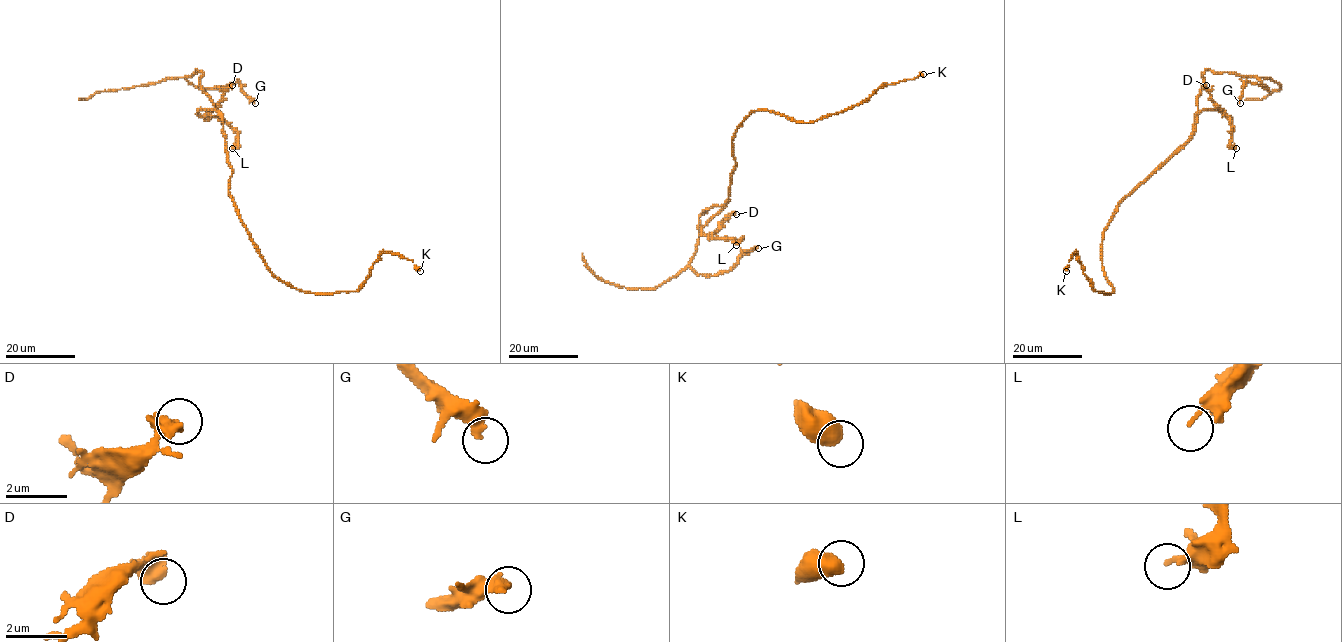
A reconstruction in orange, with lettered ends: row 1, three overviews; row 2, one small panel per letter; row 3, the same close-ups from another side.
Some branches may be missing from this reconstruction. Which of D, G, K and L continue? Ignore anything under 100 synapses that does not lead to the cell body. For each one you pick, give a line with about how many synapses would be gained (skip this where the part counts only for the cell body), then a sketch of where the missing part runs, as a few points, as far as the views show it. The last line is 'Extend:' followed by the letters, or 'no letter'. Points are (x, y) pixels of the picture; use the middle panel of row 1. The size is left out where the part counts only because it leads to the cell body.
Extend: no letter

